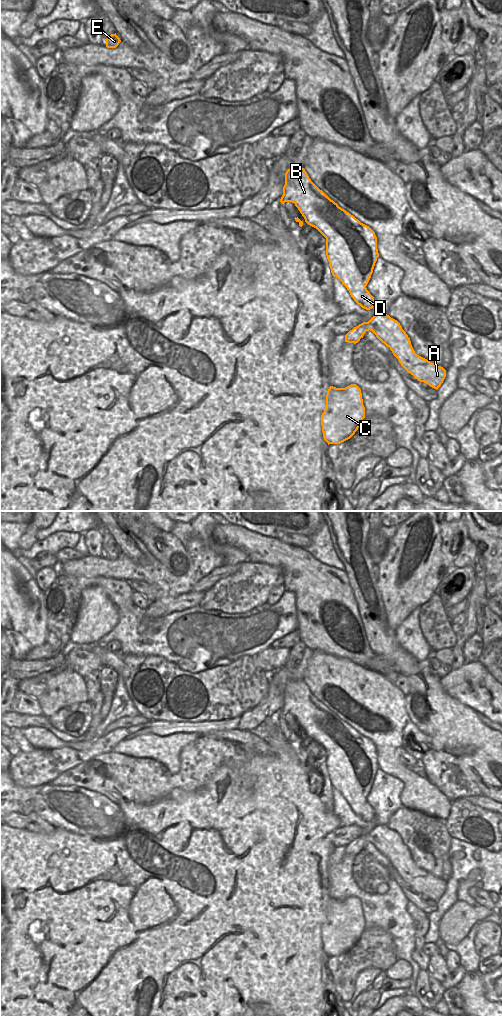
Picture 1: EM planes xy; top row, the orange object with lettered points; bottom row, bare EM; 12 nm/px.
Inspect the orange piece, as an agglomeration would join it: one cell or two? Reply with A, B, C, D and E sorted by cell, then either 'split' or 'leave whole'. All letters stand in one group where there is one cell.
A B C D E; leave whole

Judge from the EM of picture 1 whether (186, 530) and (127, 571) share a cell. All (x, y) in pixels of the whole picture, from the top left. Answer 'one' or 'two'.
two

